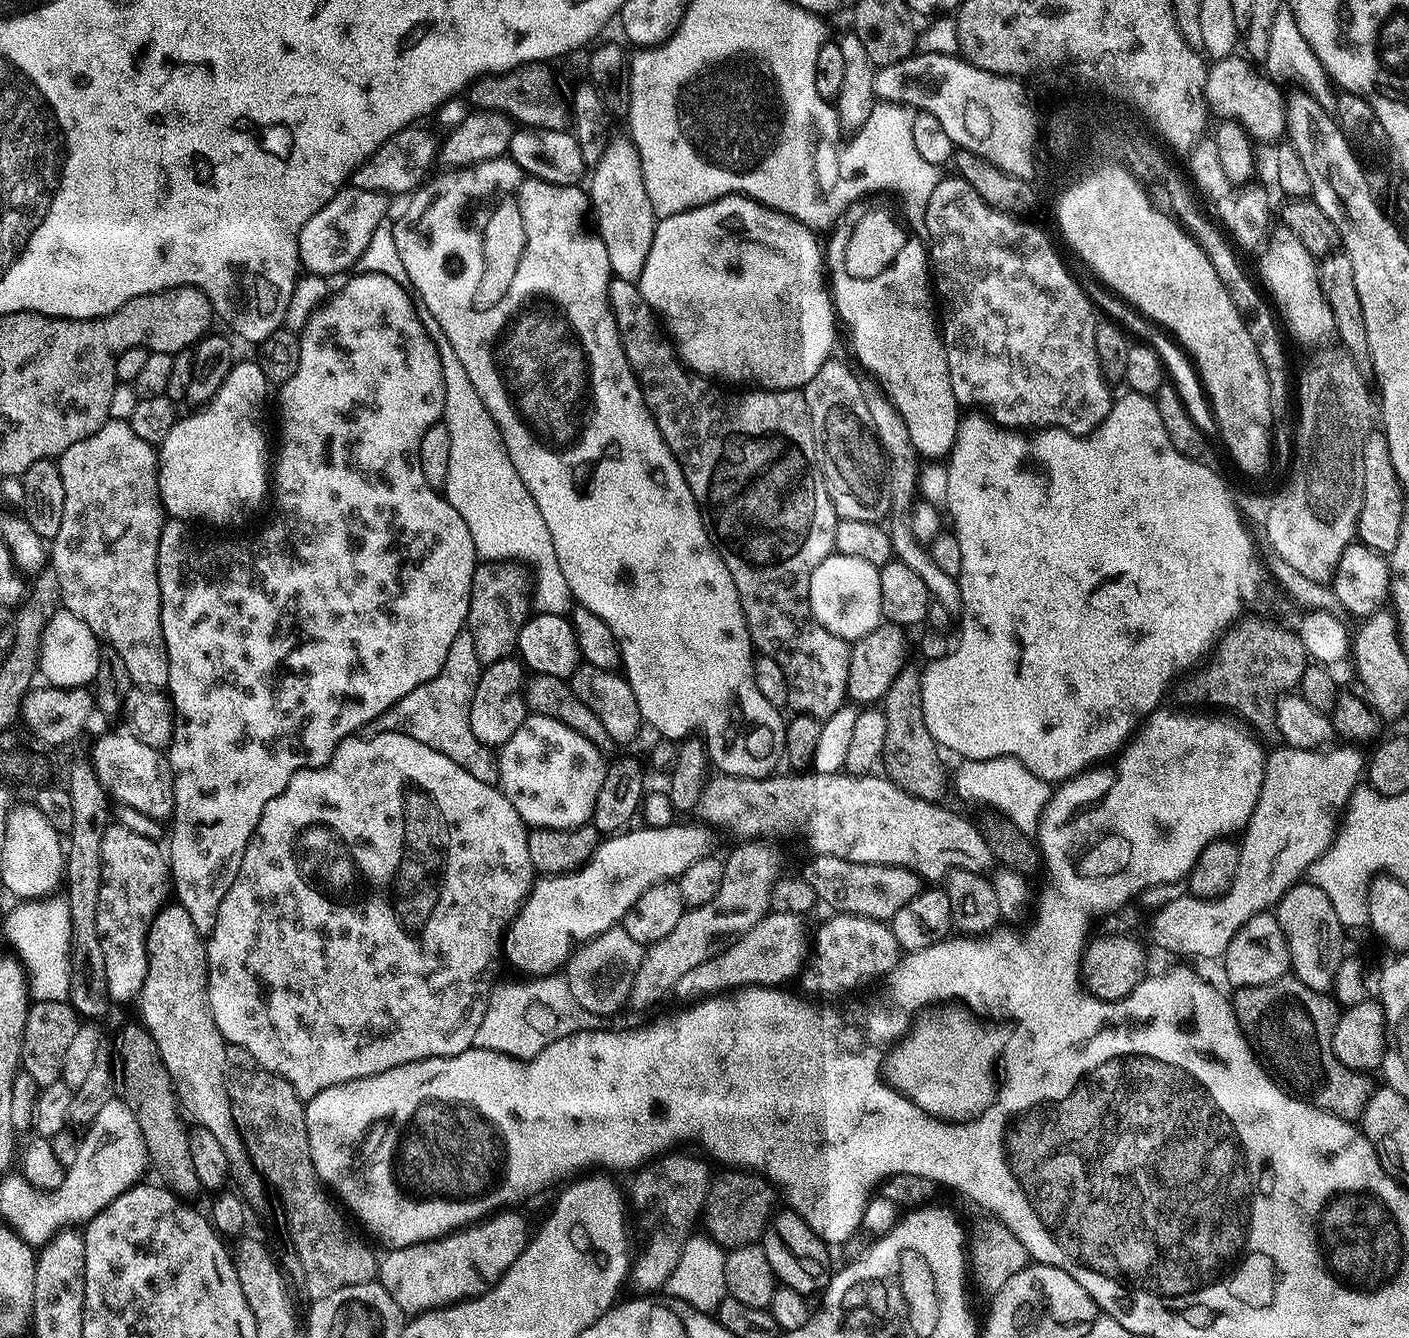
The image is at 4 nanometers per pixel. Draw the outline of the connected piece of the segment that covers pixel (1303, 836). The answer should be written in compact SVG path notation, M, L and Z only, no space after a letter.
M1341 743L1341 748L1325 747L1321 750L1319 747L1312 749L1298 749L1287 746L1279 746L1267 753L1264 761L1264 781L1262 782L1262 794L1258 794L1258 806L1254 806L1254 814L1248 820L1247 828L1243 829L1242 839L1243 848L1238 858L1238 870L1234 874L1234 882L1230 886L1230 890L1226 894L1222 894L1213 900L1200 900L1197 896L1191 894L1184 895L1170 902L1166 906L1161 906L1155 911L1156 918L1152 922L1152 940L1160 948L1165 948L1168 952L1173 952L1176 956L1197 956L1200 960L1212 960L1223 957L1224 952L1230 946L1230 942L1234 938L1234 934L1238 934L1240 927L1246 922L1250 922L1250 918L1254 918L1259 912L1267 912L1280 899L1282 899L1293 886L1301 883L1305 879L1306 873L1311 869L1312 864L1316 860L1324 856L1324 852L1331 847L1338 833L1338 825L1341 823L1340 811L1343 813L1348 806L1348 800L1352 797L1352 791L1361 787L1362 777L1366 772L1366 756L1359 752L1359 747L1353 746L1351 743Z

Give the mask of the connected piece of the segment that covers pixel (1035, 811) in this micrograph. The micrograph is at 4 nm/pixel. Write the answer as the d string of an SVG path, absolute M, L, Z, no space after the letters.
M992 756L988 760L964 760L961 765L956 772L956 792L962 799L969 800L972 804L989 804L994 811L1004 815L1001 817L1007 823L1022 833L1032 834L1041 827L1041 817L1044 816L1048 800L1054 791L1049 781L1038 778L1033 772L1026 770L1026 766L1022 766L1022 762L1012 756Z

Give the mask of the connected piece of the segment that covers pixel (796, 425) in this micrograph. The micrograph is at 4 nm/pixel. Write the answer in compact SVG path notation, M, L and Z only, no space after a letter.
M613 278L608 283L608 304L612 307L612 314L616 319L620 342L632 367L632 373L636 376L636 381L640 383L640 389L644 391L646 406L650 410L650 414L654 418L654 422L658 426L666 446L670 446L670 450L674 454L674 458L678 462L686 482L690 486L690 494L694 494L696 504L700 508L700 516L704 520L704 529L707 530L713 546L718 550L722 562L726 562L726 566L730 570L730 578L734 578L734 586L738 590L738 598L742 602L742 610L746 618L748 633L752 639L753 649L761 656L774 658L774 662L778 662L778 666L782 666L782 674L786 674L786 686L788 687L787 707L789 709L793 708L791 710L793 713L827 718L846 704L848 671L850 670L850 654L852 650L849 641L830 634L830 630L826 630L826 626L818 623L814 618L812 607L808 601L810 574L814 574L818 562L822 562L826 557L833 555L836 546L834 530L836 529L838 517L828 497L828 491L824 485L824 475L820 472L818 449L814 442L814 430L810 422L810 410L806 406L806 398L803 391L794 388L782 390L781 392L744 390L741 391L744 393L739 396L736 393L739 391L725 390L723 387L713 383L711 379L688 371L681 364L680 357L676 355L675 347L670 343L669 337L662 331L661 325L658 323L657 313L653 312L646 302L646 298L642 298L639 287L633 281Z

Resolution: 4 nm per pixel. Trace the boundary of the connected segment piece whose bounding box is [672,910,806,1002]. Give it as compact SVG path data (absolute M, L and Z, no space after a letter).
M772 910L749 932L732 941L723 951L713 953L706 962L682 974L672 994L686 1002L698 1002L725 992L751 986L780 986L783 980L795 977L806 962L804 924L794 912Z

